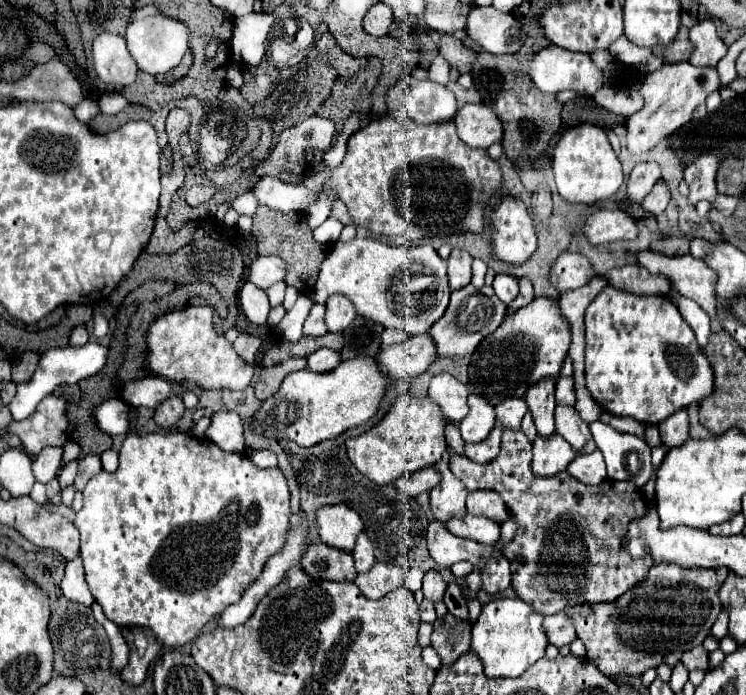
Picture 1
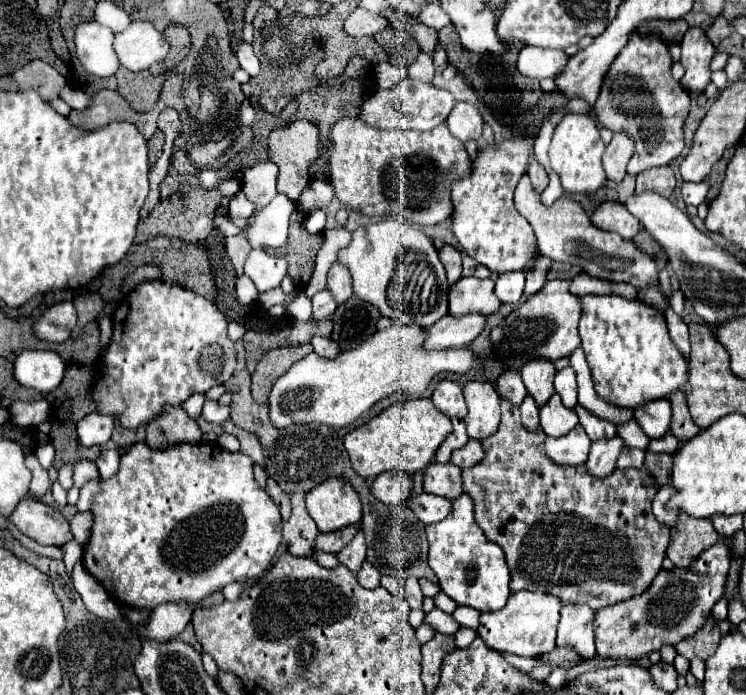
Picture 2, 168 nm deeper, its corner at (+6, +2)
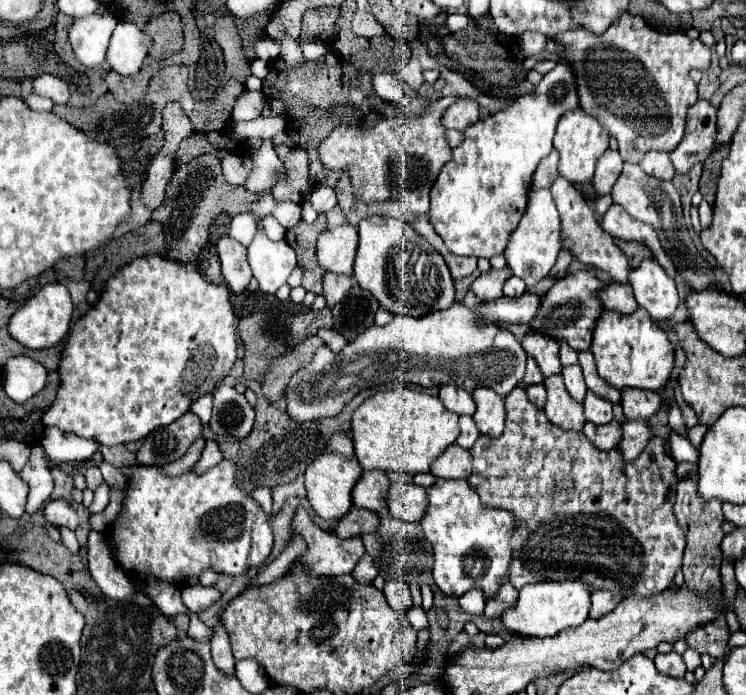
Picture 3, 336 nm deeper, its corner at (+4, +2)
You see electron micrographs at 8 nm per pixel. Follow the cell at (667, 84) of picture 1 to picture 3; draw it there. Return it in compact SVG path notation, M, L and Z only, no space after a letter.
M607 150L607 152L599 158L595 176L593 176L593 180L591 180L591 184L593 184L593 188L595 188L595 192L597 192L599 196L605 196L605 194L611 192L613 182L617 180L617 176L619 176L619 172L621 172L621 166L623 166L623 160L621 160L619 152L615 152L615 150Z

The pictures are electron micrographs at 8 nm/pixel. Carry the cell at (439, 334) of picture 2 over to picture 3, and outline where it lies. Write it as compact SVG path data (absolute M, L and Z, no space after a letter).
M525 292L519 298L505 298L503 296L501 300L493 300L489 304L477 306L477 310L485 316L485 320L491 320L491 322L529 324L533 320L533 316L537 314L539 304L541 304L539 294Z

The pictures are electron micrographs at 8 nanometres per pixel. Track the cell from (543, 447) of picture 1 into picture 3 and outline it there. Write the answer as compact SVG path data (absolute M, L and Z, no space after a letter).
M613 418L611 424L605 424L605 426L587 422L583 432L599 450L611 450L611 448L617 448L617 444L621 442L621 424L623 422L625 422L625 418L623 420Z

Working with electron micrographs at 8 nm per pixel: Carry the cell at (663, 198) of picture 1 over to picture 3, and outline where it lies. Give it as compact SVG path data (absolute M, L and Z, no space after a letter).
M657 150L647 152L647 154L641 158L639 166L641 166L647 174L651 174L651 176L663 180L663 182L673 180L673 174L675 174L669 154L665 154L665 152L657 152Z

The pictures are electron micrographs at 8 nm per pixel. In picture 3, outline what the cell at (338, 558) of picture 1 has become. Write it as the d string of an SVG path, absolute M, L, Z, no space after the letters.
M353 506L349 510L349 514L345 514L345 518L339 520L335 534L341 538L353 538L357 534L361 536L361 534L377 532L377 528L379 528L379 514L377 512Z

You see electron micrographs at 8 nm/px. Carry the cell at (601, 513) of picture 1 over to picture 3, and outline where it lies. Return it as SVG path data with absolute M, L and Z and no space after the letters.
M517 386L511 394L505 396L505 410L507 410L507 420L505 420L505 432L499 438L489 438L489 436L479 436L477 442L473 444L471 460L473 460L473 472L467 478L471 488L481 496L481 502L487 506L499 506L503 510L511 510L517 516L517 532L513 538L513 558L509 564L509 578L511 584L521 590L525 584L535 584L535 582L545 582L545 580L585 580L589 592L595 590L613 590L623 596L655 596L657 592L667 590L673 584L675 574L681 570L681 560L683 560L683 550L685 550L685 532L681 532L677 518L673 516L673 504L675 504L675 490L677 490L677 462L669 456L667 452L667 442L665 438L657 436L653 438L647 448L641 452L641 456L635 462L625 462L621 460L621 454L615 450L599 450L595 448L583 432L561 432L561 428L553 428L549 420L545 418L545 412L533 406L525 394L525 388Z

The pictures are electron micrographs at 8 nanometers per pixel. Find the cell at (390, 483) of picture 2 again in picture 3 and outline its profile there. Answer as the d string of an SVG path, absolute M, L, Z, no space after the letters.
M371 470L371 472L363 472L361 480L357 480L357 484L353 486L353 506L357 508L367 508L367 510L375 510L381 512L389 494L389 478L385 476L385 472L381 470Z

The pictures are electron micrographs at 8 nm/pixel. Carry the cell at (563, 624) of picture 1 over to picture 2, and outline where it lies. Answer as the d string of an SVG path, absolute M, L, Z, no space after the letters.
M563 606L557 628L557 646L569 644L583 658L593 658L595 656L595 634L591 626L593 614L595 610L587 606Z

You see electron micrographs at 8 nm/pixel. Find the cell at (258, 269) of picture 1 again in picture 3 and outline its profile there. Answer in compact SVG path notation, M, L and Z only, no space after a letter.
M261 230L255 232L255 238L247 248L247 254L253 276L257 278L259 288L265 294L275 294L297 266L295 250L285 240L269 240Z

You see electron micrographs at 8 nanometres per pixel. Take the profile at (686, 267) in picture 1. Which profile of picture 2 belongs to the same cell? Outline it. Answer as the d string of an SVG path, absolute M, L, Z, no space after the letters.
M527 174L519 180L517 190L515 190L515 206L531 222L537 242L539 242L539 252L543 256L557 260L557 262L569 262L573 266L579 266L581 270L597 278L629 282L639 290L647 286L659 286L659 270L657 270L657 262L653 256L643 254L643 250L639 250L635 242L625 240L619 234L603 232L595 228L589 216L583 212L583 208L567 196L561 196L549 208L543 206L530 184L531 181Z

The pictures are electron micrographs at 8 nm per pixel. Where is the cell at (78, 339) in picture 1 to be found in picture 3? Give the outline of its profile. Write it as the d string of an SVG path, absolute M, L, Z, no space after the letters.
M53 282L35 290L33 296L21 308L15 310L15 314L9 320L9 334L27 348L35 348L35 350L49 348L67 336L71 318L73 318L73 302L69 290L61 282Z

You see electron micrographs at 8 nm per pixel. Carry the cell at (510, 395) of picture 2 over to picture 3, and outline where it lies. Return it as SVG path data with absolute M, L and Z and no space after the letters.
M529 356L529 360L527 360L527 372L525 372L523 384L529 386L529 384L541 384L541 382L543 382L543 376L541 376L541 372L539 372L539 368L537 368L537 362Z

